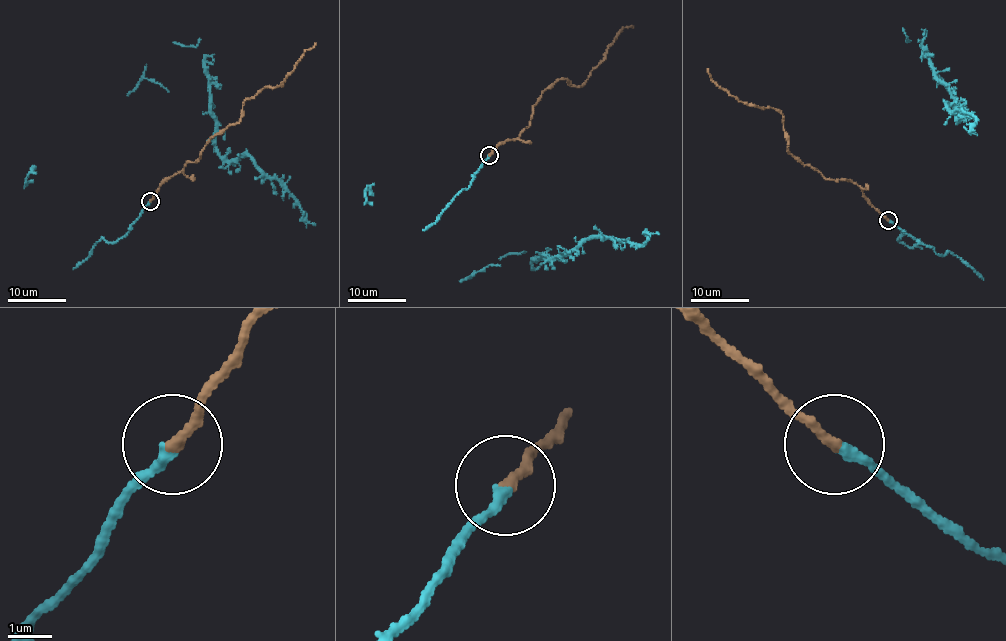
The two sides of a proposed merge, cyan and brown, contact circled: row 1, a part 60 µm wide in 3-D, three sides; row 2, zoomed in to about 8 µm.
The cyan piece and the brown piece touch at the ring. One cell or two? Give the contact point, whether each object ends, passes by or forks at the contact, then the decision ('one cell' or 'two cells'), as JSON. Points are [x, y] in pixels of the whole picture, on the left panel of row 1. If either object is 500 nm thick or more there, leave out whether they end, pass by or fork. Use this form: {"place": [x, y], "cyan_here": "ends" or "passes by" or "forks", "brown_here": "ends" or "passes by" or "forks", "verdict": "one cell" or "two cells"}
{"place": [150, 201], "cyan_here": "ends", "brown_here": "ends", "verdict": "one cell"}

